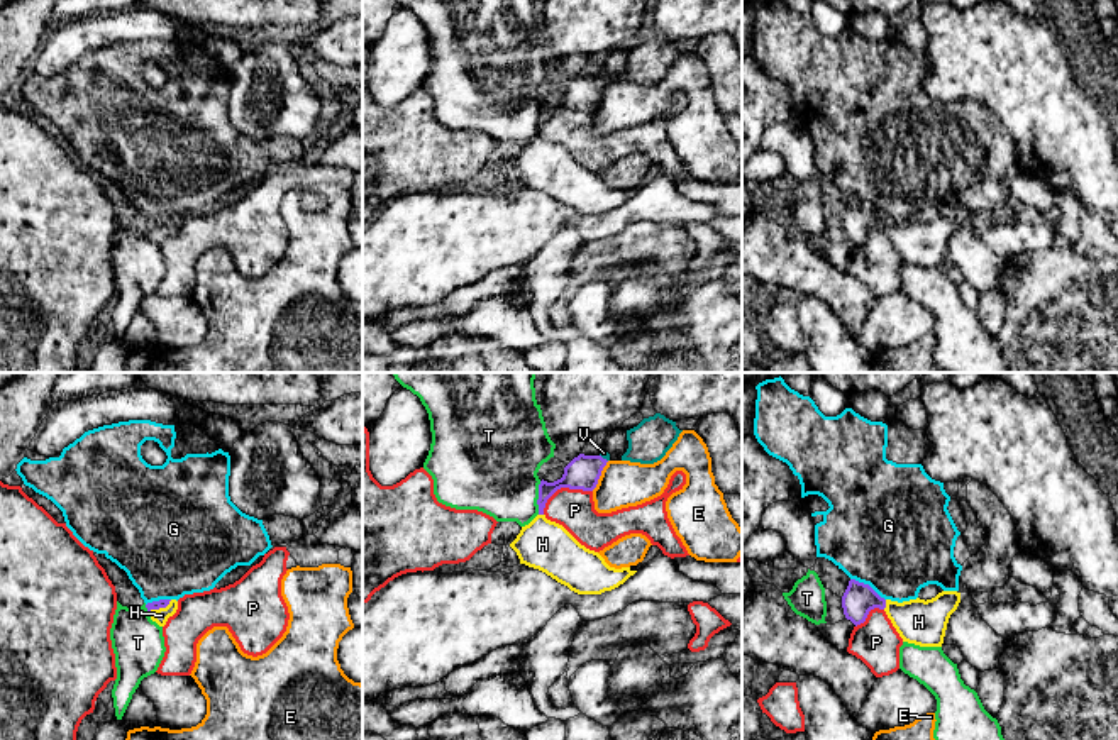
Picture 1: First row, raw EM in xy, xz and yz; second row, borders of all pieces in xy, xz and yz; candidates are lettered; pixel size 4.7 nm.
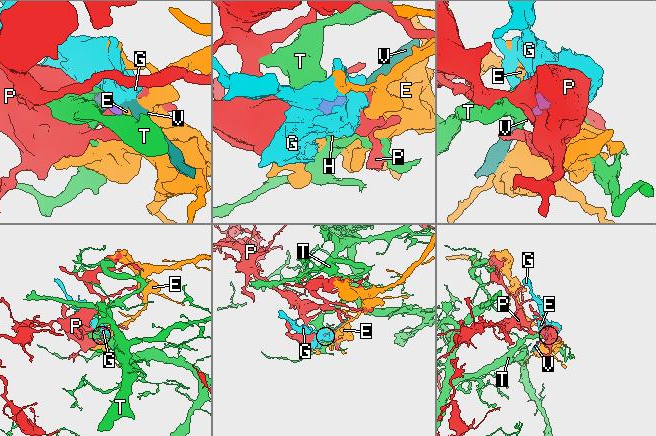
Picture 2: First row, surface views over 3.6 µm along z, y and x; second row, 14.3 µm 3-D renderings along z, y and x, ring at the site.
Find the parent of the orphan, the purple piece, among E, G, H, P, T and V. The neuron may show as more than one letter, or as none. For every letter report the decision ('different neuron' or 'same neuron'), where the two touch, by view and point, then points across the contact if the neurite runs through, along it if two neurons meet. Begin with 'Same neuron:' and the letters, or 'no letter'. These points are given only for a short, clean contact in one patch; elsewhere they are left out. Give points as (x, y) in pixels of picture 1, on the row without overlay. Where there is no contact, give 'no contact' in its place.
Same neuron: H
E: different neuron; contact xz (600, 95); border xz (608, 82), (592, 110)
G: different neuron; contact yz (868, 205); border yz (851, 198), (868, 204), (885, 220)
H: same neuron; contact xy (160, 227); way xy (161, 224), (160, 227), (161, 236)
P: different neuron; contact xz (563, 107); border xz (592, 110), (559, 109), (547, 121), (542, 134)
T: different neuron; contact xz (539, 119); border xz (541, 102), (537, 134)
V: different neuron; contact xz (602, 78); border xz (600, 75), (607, 82)

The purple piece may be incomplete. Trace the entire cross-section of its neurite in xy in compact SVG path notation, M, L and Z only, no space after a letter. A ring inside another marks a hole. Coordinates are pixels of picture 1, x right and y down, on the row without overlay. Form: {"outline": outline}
{"outline": "M159 220L146 225L147 234L152 242L156 242L159 247L164 247L168 239L173 237L178 230L176 220Z"}

